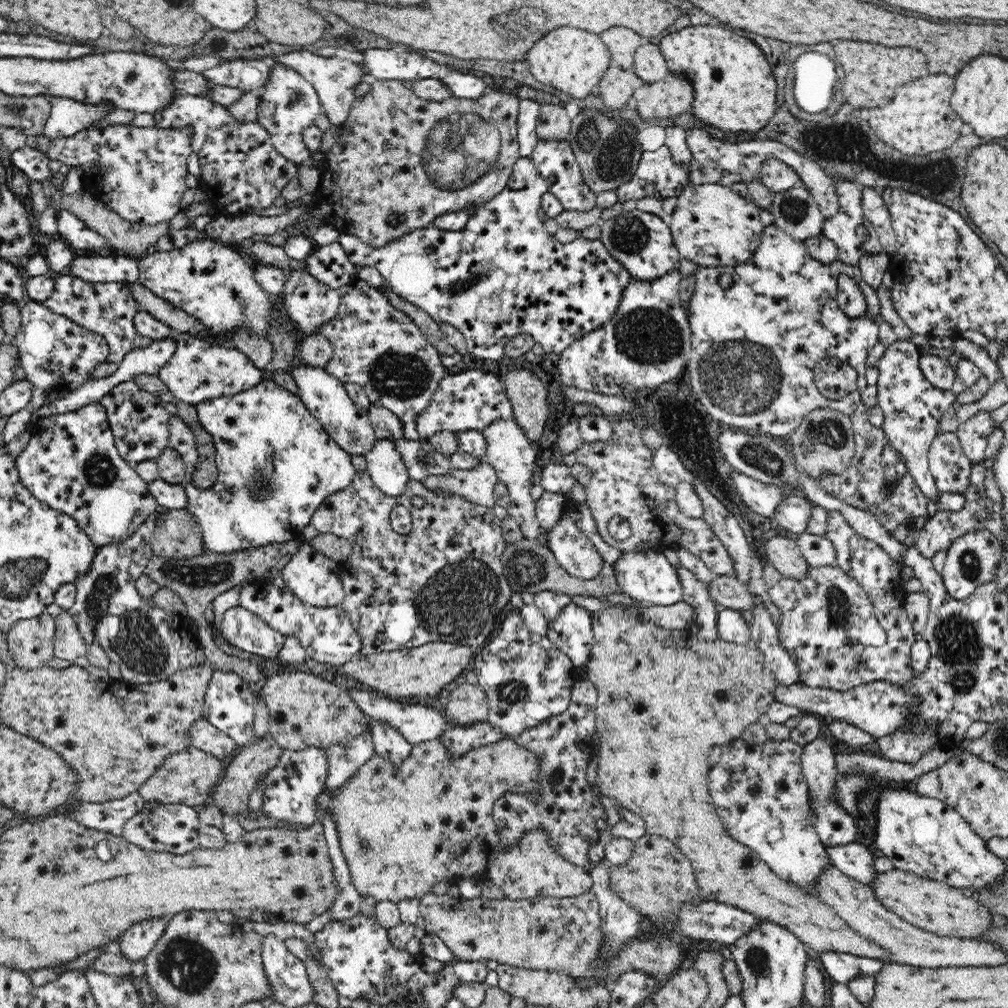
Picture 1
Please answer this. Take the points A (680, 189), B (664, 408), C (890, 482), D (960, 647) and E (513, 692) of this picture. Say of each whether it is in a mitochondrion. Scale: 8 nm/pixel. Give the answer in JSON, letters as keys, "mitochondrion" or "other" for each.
{"A":"other","B":"mitochondrion","C":"mitochondrion","D":"mitochondrion","E":"mitochondrion"}

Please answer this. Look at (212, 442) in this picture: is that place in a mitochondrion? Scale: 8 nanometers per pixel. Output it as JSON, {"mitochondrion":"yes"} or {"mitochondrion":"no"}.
{"mitochondrion":"no"}

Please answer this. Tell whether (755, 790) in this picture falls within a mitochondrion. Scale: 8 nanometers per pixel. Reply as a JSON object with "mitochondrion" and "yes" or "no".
{"mitochondrion":"no"}

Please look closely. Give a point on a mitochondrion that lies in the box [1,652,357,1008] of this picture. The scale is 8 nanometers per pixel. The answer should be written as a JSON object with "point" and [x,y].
{"point":[189,965]}

